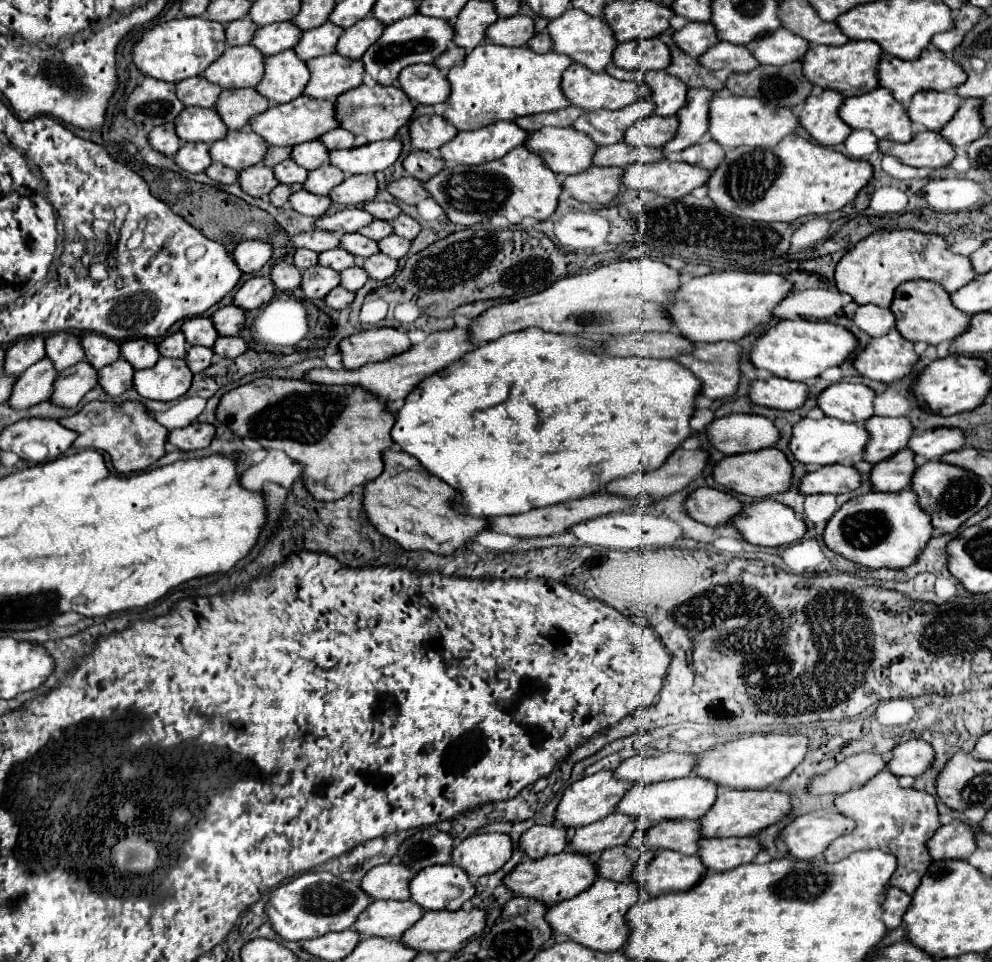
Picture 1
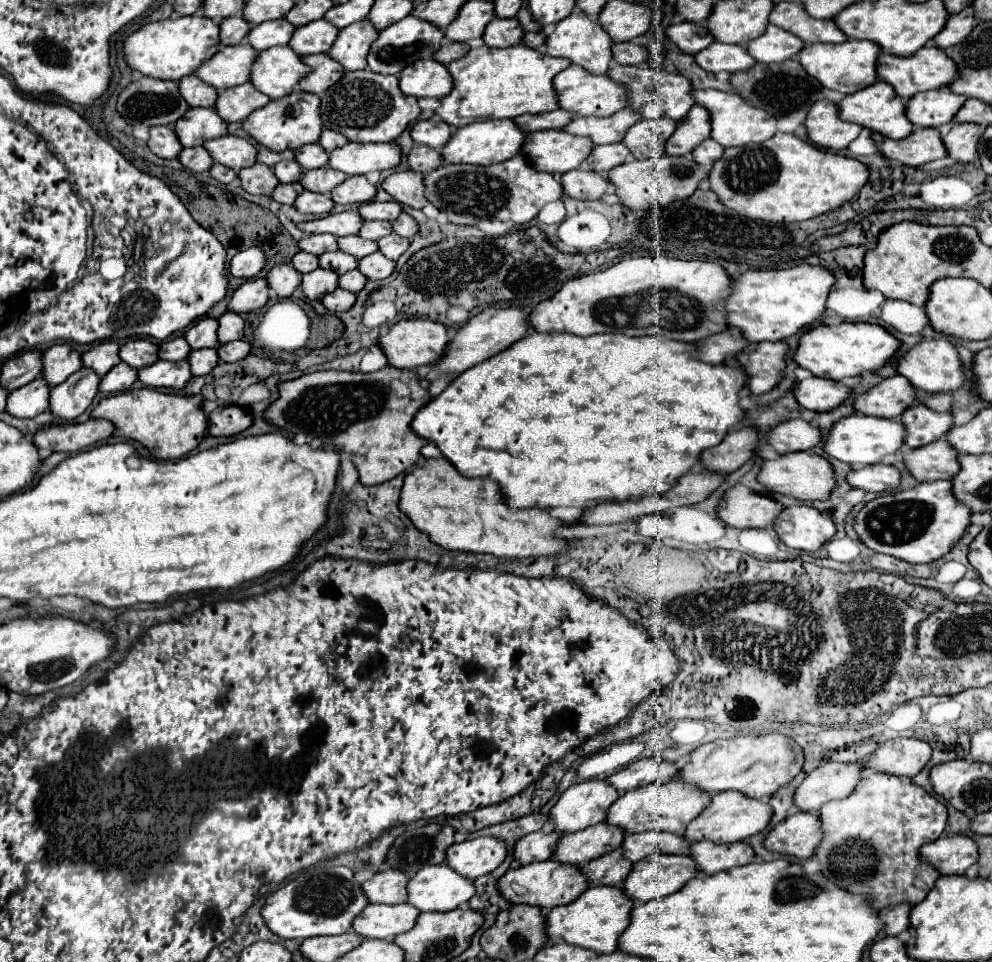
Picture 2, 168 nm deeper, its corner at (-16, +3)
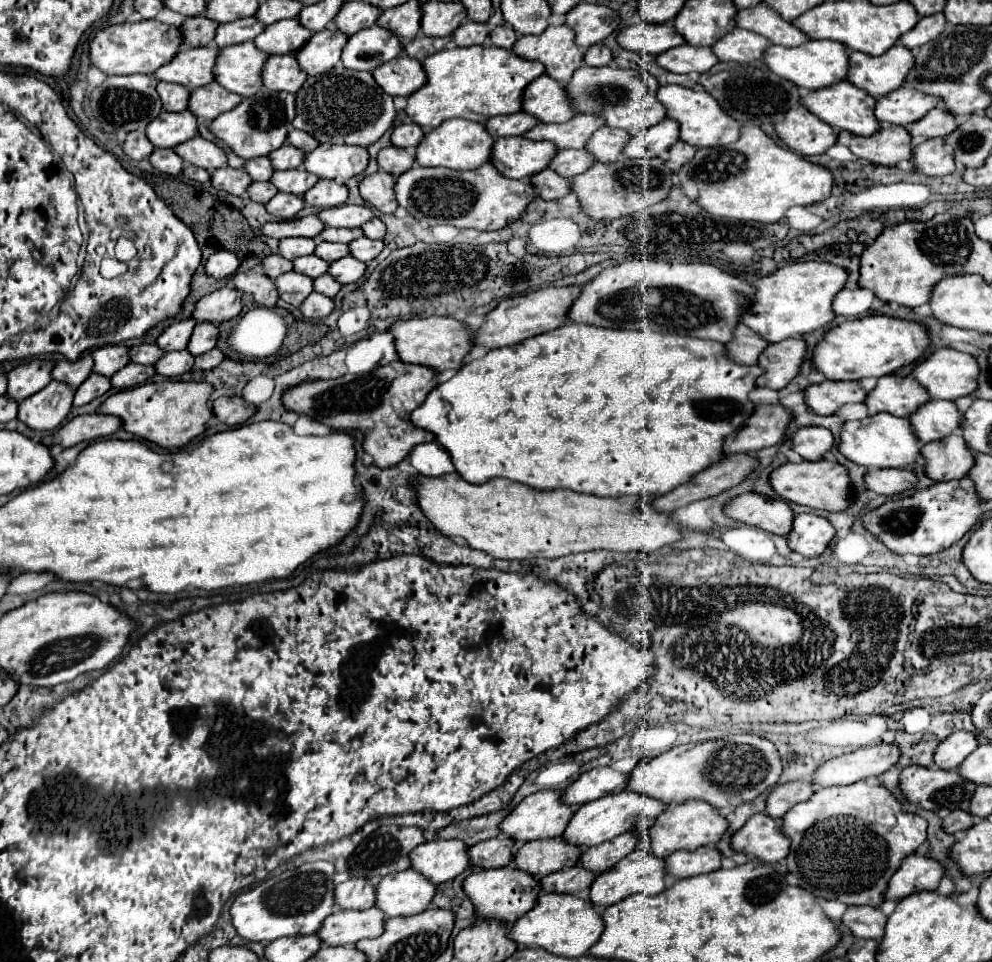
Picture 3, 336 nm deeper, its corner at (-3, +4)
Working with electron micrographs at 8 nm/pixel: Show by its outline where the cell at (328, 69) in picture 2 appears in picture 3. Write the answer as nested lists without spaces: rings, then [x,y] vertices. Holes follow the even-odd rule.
[[[275,55],[265,61],[263,67],[263,87],[271,91],[297,93],[305,83],[307,75],[301,71],[295,55]]]

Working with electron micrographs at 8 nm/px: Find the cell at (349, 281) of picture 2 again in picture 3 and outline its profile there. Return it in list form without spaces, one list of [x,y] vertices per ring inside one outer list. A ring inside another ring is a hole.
[[[323,275],[323,277],[317,277],[313,279],[313,291],[321,293],[321,295],[327,295],[327,297],[335,297],[337,291],[341,289],[341,283],[337,283],[331,275]]]

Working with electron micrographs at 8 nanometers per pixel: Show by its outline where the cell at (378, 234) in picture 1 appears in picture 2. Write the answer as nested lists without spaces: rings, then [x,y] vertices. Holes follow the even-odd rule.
[[[372,220],[372,222],[364,222],[364,226],[360,230],[360,236],[366,238],[366,240],[380,240],[380,238],[392,234],[392,232],[394,230],[392,230],[390,222],[376,222],[376,220]]]

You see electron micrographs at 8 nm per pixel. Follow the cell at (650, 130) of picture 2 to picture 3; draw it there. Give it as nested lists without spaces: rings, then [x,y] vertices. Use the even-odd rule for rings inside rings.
[[[603,125],[601,129],[597,129],[591,135],[591,139],[587,141],[585,147],[587,147],[587,153],[591,153],[593,161],[613,163],[621,157],[621,151],[629,139],[631,139],[631,133]]]

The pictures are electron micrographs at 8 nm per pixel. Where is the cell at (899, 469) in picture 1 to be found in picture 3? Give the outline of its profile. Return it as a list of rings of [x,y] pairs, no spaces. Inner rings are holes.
[[[953,433],[941,441],[931,441],[923,449],[925,475],[935,481],[951,481],[967,477],[969,469],[975,465],[975,455],[967,449],[961,435]]]

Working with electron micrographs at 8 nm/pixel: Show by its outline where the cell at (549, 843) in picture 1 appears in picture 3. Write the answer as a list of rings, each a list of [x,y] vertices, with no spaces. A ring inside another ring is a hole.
[[[495,837],[495,839],[487,839],[487,841],[481,841],[479,845],[469,847],[467,855],[469,855],[471,867],[497,869],[513,861],[513,849],[515,849],[515,843],[509,837]]]

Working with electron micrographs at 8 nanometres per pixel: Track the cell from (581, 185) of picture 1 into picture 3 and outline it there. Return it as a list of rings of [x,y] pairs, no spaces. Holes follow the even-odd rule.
[[[543,169],[541,173],[535,173],[529,177],[529,183],[537,189],[537,195],[545,201],[553,201],[553,199],[561,199],[571,191],[571,183],[569,179],[557,175],[551,169]]]

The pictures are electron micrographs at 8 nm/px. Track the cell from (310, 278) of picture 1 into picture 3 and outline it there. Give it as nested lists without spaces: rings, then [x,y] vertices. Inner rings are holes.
[[[291,271],[291,273],[279,275],[279,279],[275,279],[275,287],[279,291],[279,297],[285,303],[299,307],[303,303],[303,299],[313,291],[313,279]]]

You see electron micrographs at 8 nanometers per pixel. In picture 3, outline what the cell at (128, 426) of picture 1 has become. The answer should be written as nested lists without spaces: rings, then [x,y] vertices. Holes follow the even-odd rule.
[[[159,381],[159,383],[145,383],[135,389],[119,391],[111,395],[99,409],[105,415],[117,415],[123,419],[123,429],[139,435],[147,441],[157,443],[163,449],[175,451],[185,447],[197,435],[207,429],[209,419],[213,417],[213,409],[209,407],[209,399],[213,393],[213,385],[205,381]]]

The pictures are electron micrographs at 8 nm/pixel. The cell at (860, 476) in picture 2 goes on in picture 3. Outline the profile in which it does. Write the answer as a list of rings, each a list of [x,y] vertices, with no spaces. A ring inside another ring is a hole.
[[[879,469],[865,475],[865,483],[879,495],[901,495],[917,485],[917,475],[907,469]]]

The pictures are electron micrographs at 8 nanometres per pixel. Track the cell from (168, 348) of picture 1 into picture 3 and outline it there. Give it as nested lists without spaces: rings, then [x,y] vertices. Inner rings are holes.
[[[155,343],[153,345],[137,345],[137,347],[129,349],[131,363],[139,363],[139,365],[153,365],[161,355],[163,355],[163,351]]]

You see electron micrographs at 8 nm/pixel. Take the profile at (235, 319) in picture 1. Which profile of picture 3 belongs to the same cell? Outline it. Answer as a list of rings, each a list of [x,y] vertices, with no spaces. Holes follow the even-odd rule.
[[[197,323],[193,329],[193,335],[189,339],[187,351],[197,357],[201,353],[207,353],[209,349],[213,349],[217,345],[217,327],[211,323]]]

